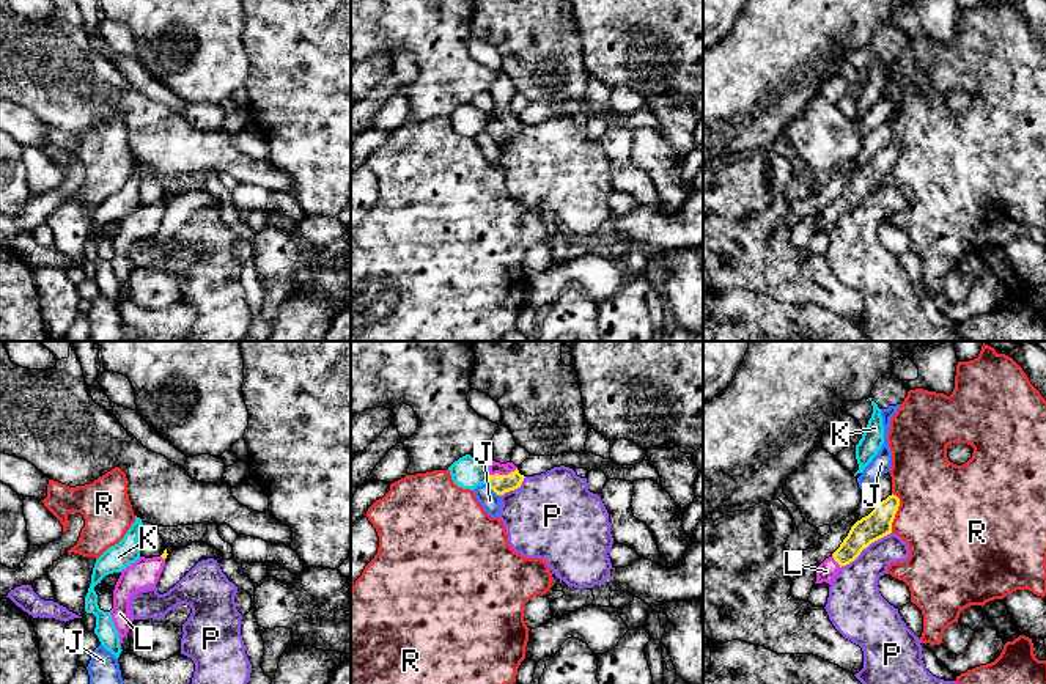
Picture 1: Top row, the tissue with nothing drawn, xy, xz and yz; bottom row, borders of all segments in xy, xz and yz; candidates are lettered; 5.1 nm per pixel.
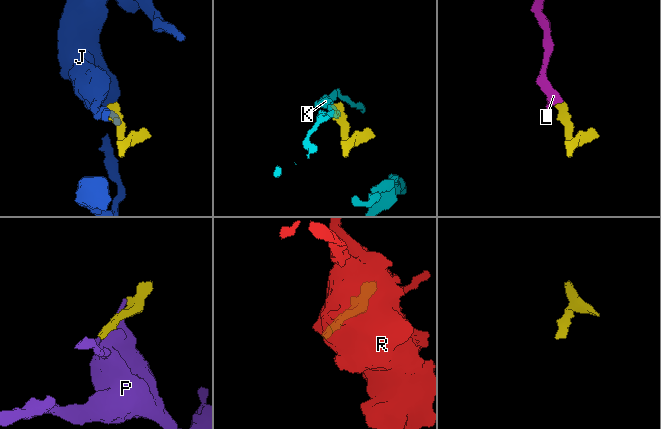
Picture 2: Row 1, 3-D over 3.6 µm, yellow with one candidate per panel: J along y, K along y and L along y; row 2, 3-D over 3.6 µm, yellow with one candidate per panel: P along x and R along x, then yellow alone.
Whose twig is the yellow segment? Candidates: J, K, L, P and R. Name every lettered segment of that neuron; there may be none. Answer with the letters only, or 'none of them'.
L

